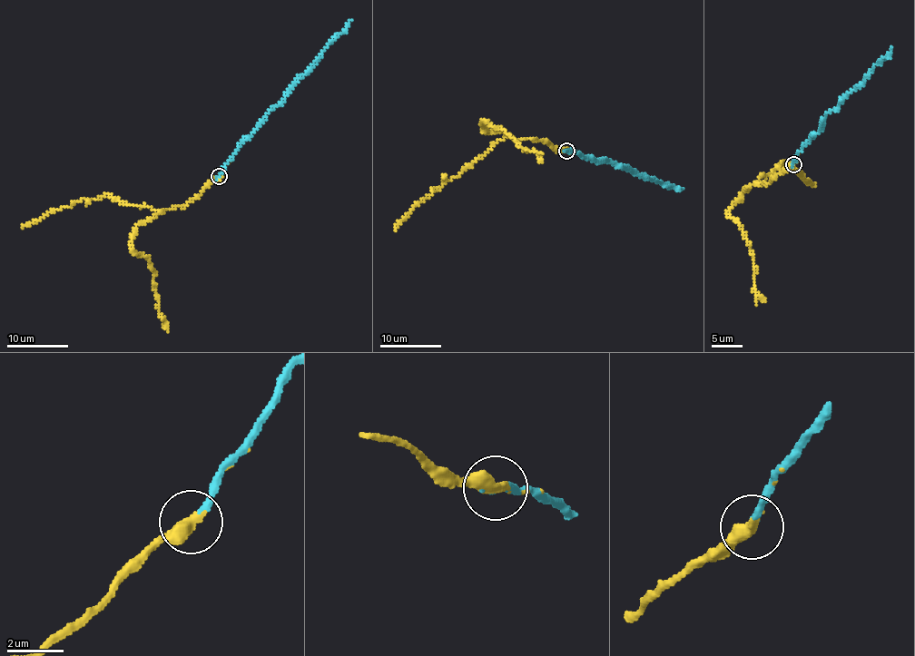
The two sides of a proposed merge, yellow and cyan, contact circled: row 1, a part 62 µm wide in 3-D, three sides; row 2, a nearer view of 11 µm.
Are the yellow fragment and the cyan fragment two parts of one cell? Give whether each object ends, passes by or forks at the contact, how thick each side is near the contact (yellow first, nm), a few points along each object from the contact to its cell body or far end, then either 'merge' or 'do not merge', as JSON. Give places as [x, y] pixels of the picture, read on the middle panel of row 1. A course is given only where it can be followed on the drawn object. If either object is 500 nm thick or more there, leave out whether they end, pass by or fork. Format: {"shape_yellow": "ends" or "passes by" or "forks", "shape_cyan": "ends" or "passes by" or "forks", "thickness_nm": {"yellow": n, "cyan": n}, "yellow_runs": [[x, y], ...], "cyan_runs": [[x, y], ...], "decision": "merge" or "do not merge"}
{"thickness_nm": {"yellow": 550, "cyan": 200}, "yellow_runs": [[565, 151], [546, 141], [512, 139], [504, 132], [487, 131], [483, 124], [505, 132], [528, 151], [542, 152]], "cyan_runs": [[565, 151], [574, 151], [595, 161], [606, 159], [649, 180], [683, 190]], "decision": "merge"}

